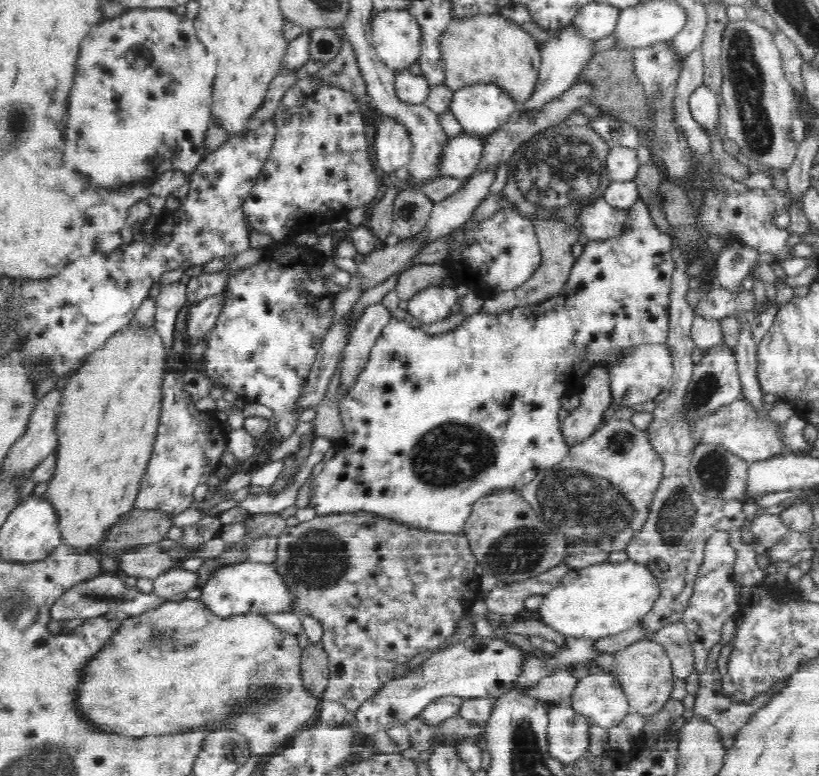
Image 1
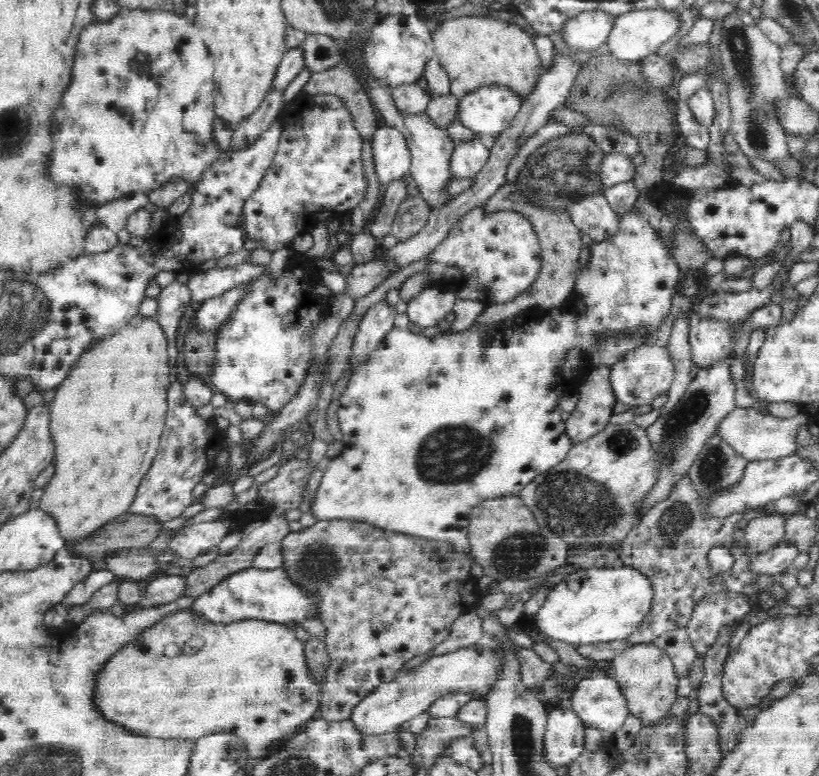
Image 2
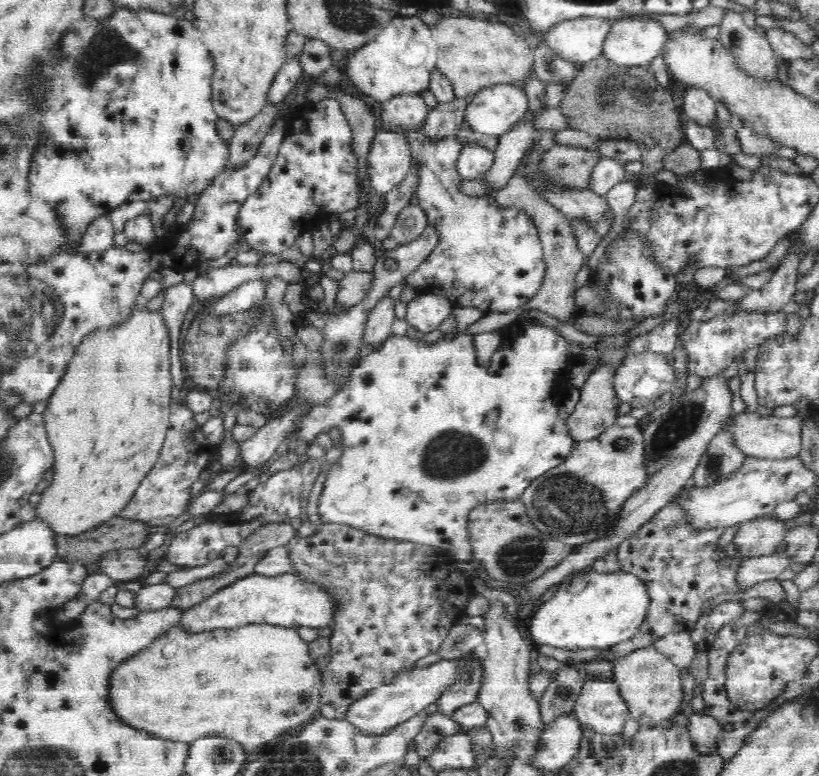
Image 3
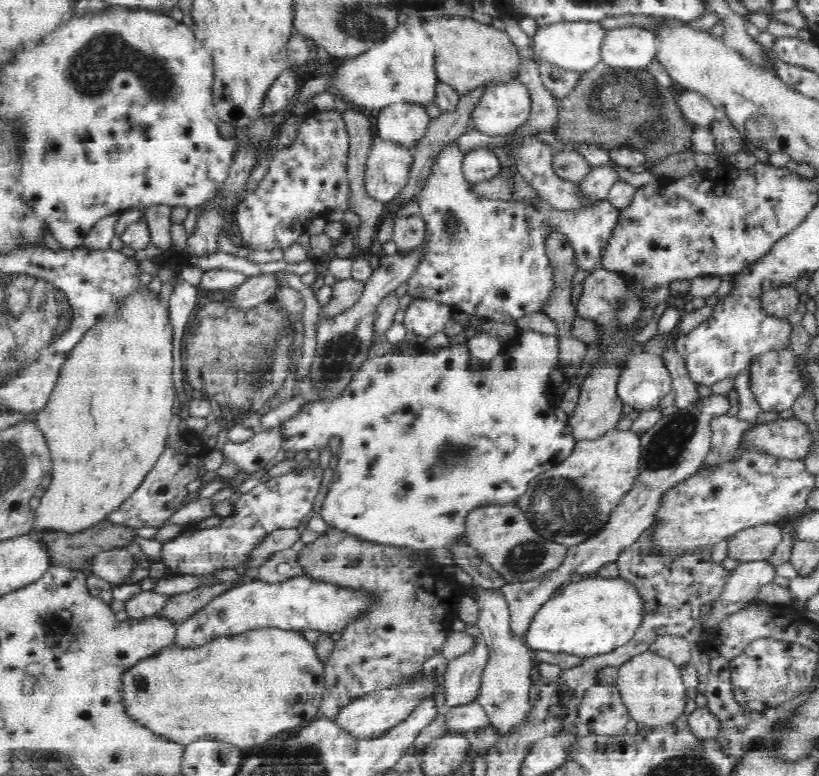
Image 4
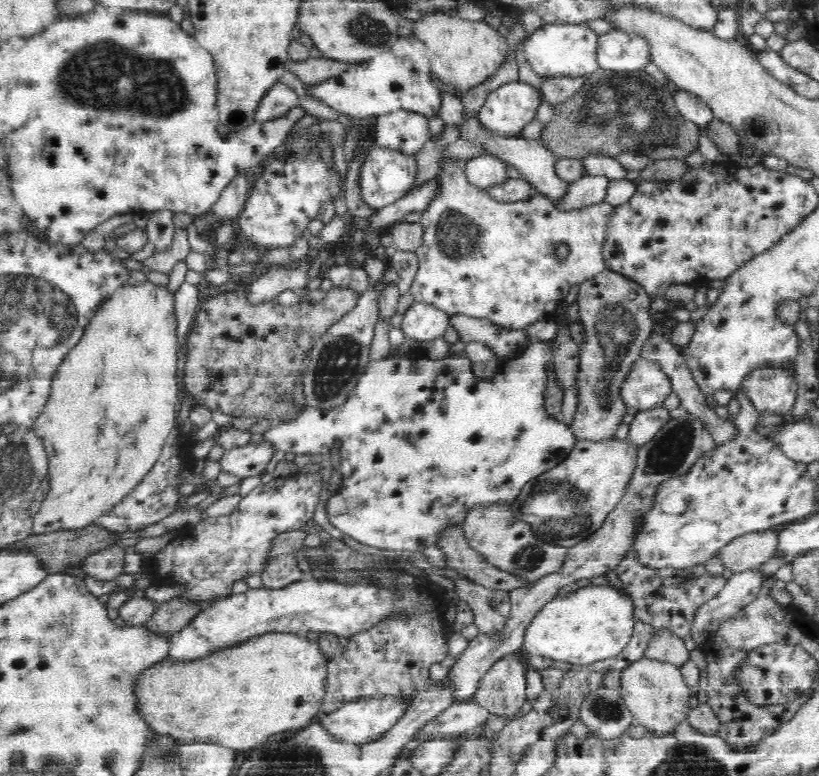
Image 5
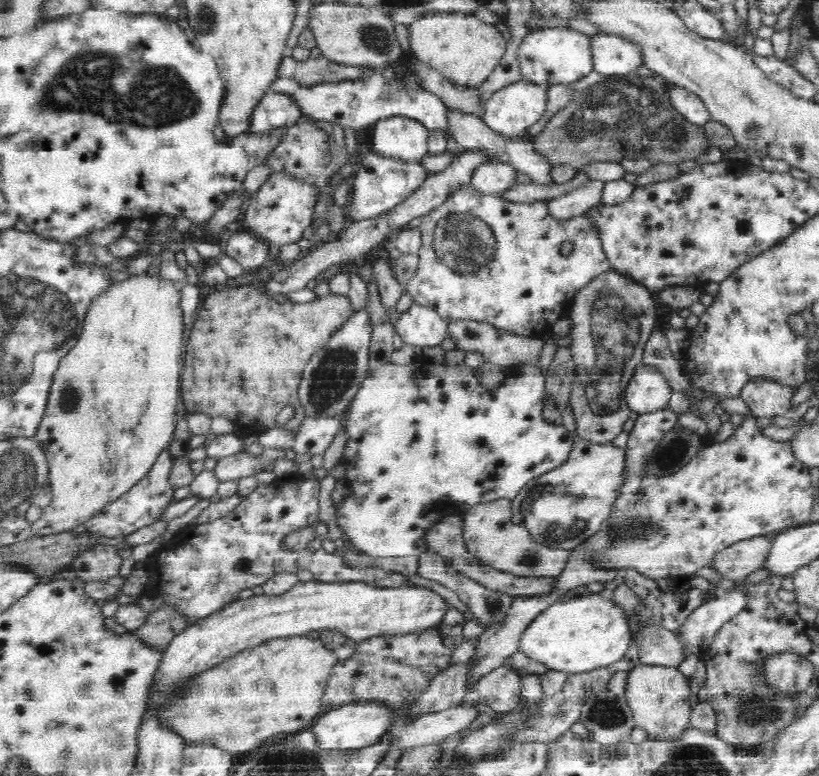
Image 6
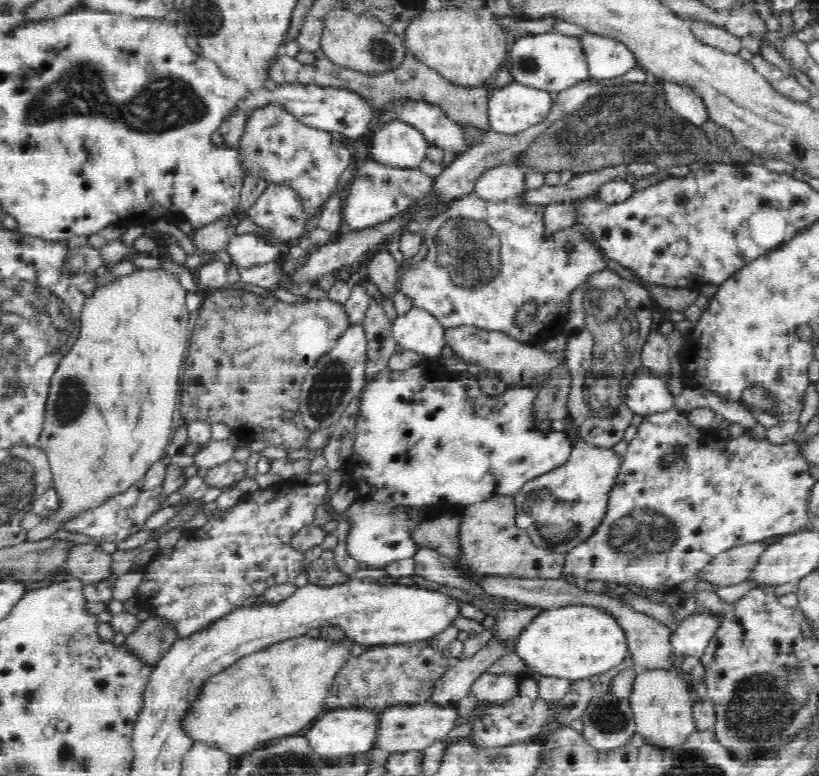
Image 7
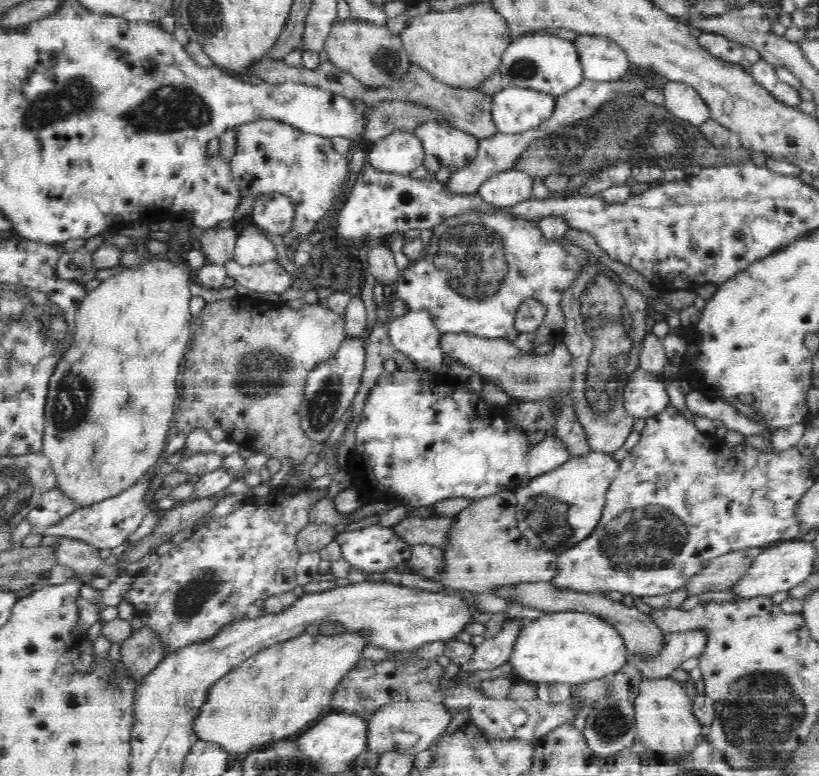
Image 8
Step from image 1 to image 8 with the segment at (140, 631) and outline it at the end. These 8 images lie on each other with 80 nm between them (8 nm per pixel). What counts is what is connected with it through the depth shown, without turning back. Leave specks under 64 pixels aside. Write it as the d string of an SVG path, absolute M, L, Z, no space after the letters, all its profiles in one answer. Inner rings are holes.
M345 630L340 634L317 636L302 632L294 638L273 644L257 651L252 658L239 664L229 675L221 678L210 690L208 700L195 720L194 730L200 740L220 746L230 755L245 755L253 746L288 740L288 736L312 727L320 717L329 712L334 693L342 679L364 659L364 649L370 645L371 630Z

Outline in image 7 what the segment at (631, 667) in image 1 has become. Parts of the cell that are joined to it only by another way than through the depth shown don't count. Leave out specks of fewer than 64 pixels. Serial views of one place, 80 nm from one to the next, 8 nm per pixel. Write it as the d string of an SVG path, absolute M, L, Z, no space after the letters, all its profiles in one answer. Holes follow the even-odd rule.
M652 669L640 673L634 683L629 698L637 732L644 738L646 745L659 751L676 751L686 746L698 731L693 715L693 699L690 698L689 685L679 674L664 669Z

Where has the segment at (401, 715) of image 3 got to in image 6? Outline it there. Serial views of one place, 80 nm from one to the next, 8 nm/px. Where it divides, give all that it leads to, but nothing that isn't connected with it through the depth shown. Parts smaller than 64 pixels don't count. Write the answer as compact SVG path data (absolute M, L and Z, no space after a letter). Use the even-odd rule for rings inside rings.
M372 703L347 704L325 711L309 729L319 750L323 752L362 751L377 744L388 728L388 712L390 708Z

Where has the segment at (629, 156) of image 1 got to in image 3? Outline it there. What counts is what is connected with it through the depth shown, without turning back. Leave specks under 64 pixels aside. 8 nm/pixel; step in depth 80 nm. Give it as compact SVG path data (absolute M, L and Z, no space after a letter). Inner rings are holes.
M602 157L588 176L586 189L605 197L615 184L624 180L627 180L624 165L616 159Z

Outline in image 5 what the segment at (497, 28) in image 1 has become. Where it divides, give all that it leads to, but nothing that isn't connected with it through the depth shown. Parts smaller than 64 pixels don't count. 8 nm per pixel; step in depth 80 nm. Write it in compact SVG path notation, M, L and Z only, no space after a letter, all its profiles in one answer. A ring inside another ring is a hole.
M430 13L418 19L412 31L411 36L422 46L422 55L426 55L431 72L460 90L467 91L482 84L501 66L506 54L512 53L506 37L484 20L471 21L448 13Z

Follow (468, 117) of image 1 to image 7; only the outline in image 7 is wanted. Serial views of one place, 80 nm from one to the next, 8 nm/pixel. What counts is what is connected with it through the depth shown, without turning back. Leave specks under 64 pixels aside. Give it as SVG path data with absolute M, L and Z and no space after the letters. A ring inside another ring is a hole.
M510 83L491 90L489 119L491 129L516 134L541 123L551 111L554 95L549 92Z

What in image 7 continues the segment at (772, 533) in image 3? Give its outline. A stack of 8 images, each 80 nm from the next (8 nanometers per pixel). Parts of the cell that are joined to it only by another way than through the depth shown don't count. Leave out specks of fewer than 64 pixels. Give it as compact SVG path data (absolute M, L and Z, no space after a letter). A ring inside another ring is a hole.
M765 543L746 544L745 547L732 548L715 555L713 559L694 578L696 583L706 582L711 586L732 586L748 578L756 560L765 552Z

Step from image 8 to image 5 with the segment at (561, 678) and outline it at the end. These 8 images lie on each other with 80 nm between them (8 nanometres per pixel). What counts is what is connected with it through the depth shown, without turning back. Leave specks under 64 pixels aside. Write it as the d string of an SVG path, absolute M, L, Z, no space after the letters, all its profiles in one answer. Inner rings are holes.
M592 584L546 604L525 630L522 651L559 666L590 667L616 659L630 642L633 624L631 597L620 595L612 586Z

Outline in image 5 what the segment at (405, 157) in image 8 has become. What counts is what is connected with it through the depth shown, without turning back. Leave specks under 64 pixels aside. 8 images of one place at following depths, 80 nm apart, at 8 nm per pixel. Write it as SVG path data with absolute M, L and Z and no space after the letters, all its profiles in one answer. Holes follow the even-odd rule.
M394 111L393 114L379 116L375 123L374 143L382 150L414 157L430 141L428 119L420 115Z

